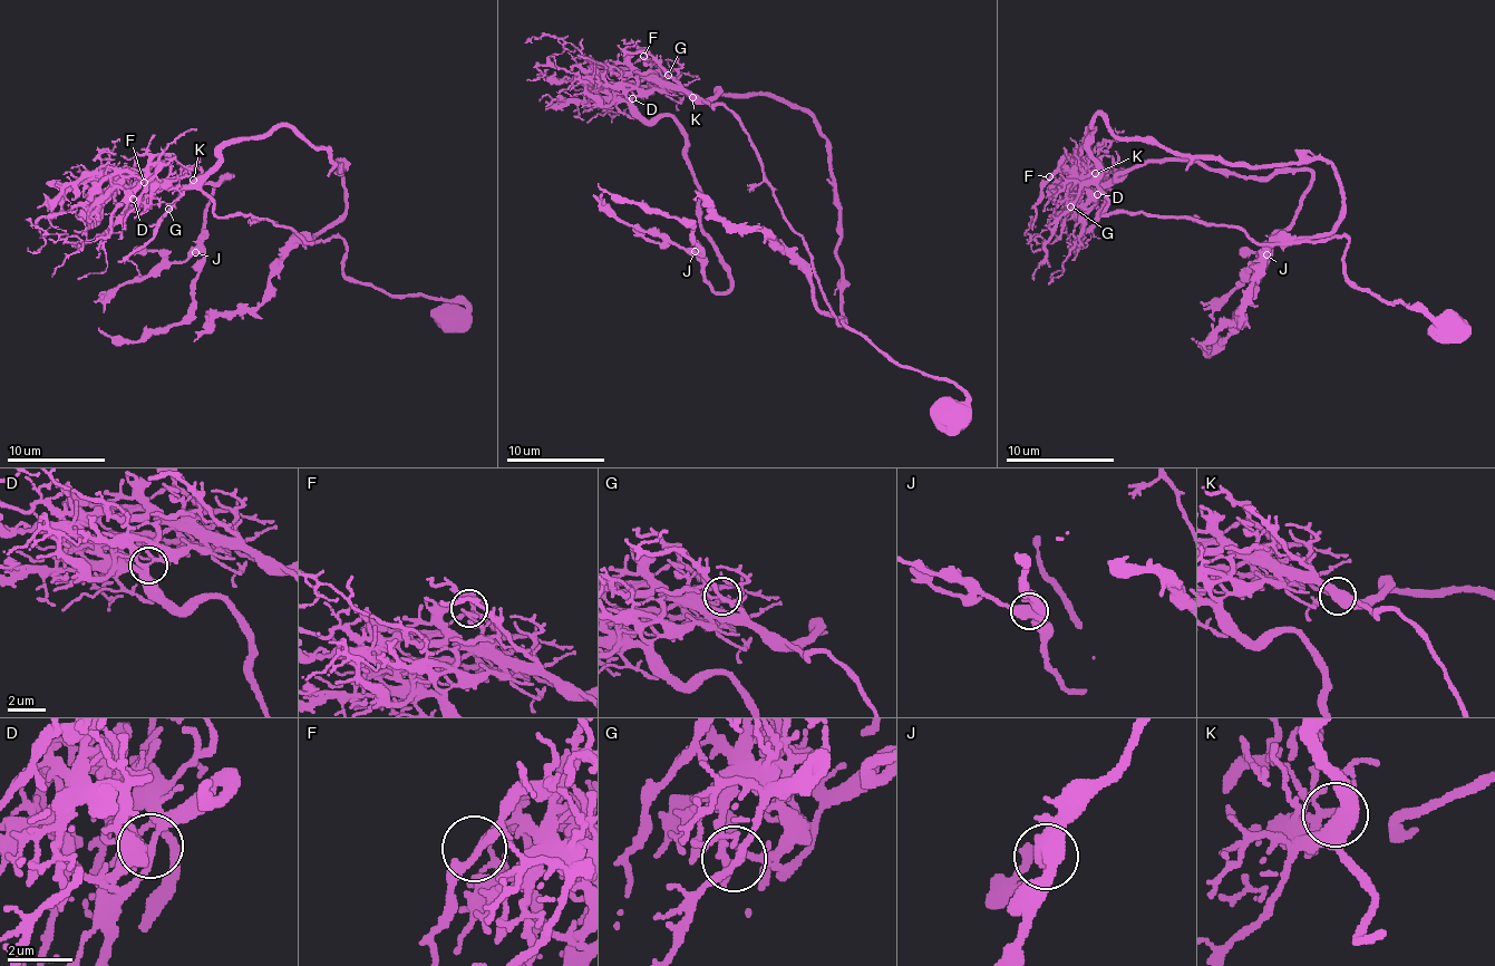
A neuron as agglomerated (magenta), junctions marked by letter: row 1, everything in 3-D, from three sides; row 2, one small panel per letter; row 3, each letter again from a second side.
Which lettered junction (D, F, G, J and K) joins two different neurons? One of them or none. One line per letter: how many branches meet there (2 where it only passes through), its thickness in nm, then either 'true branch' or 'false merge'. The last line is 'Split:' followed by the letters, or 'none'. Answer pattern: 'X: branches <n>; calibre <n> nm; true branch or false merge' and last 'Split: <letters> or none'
D: branches 3; calibre 180 nm; false merge
F: branches 3; calibre 200 nm; true branch
G: branches 2; calibre 200 nm; true branch
J: branches 3; calibre 440 nm; true branch
K: branches 3; calibre 440 nm; true branch
Split: D

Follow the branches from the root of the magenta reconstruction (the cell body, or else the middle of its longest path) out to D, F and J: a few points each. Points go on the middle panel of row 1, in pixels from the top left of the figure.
D: (949, 413), (967, 401), (957, 385), (893, 364), (837, 319), (749, 134), (721, 104), (680, 89), (631, 99)
F: (949, 413), (967, 401), (957, 385), (893, 364), (837, 319), (744, 126), (721, 104), (673, 89), (643, 56)
J: (949, 413), (957, 385), (837, 319), (744, 126), (653, 89), (631, 104), (686, 138), (725, 292), (695, 251)

